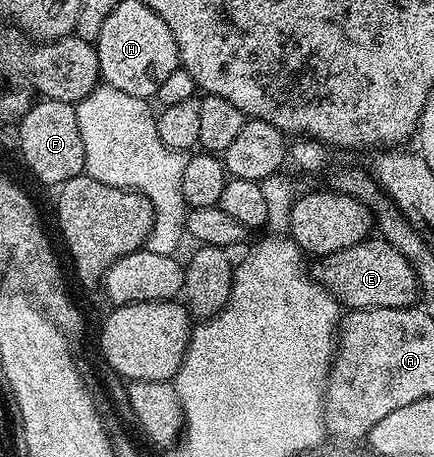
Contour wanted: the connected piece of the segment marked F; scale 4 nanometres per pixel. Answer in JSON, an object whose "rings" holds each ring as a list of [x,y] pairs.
{"rings":[[[39,99],[18,121],[17,153],[23,156],[28,171],[41,184],[58,187],[69,179],[84,176],[89,161],[89,146],[81,143],[81,127],[77,127],[77,111],[72,102]]]}

